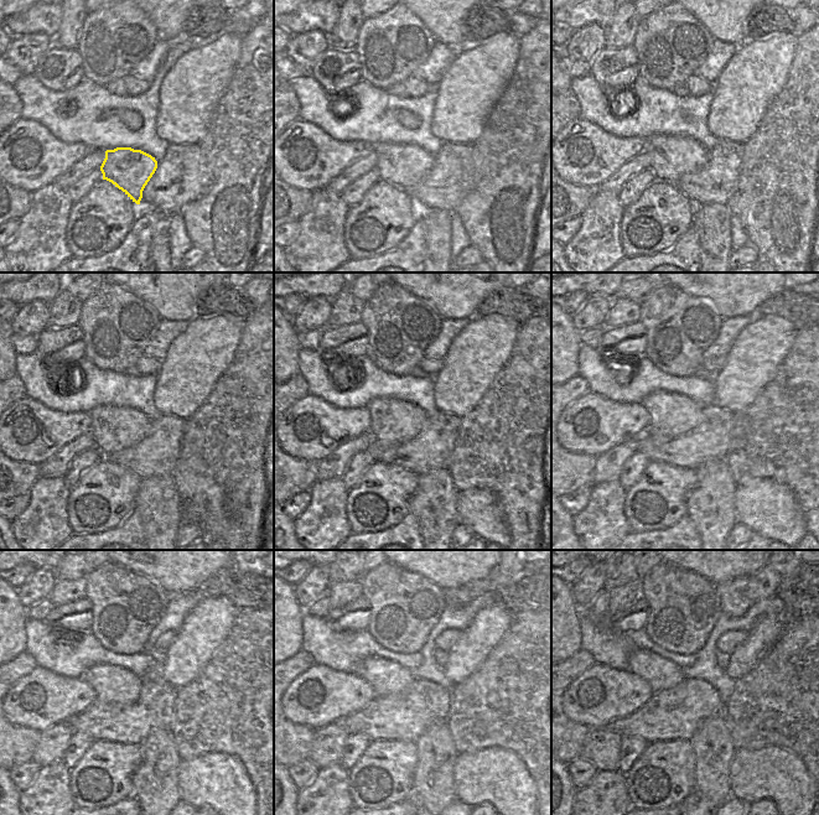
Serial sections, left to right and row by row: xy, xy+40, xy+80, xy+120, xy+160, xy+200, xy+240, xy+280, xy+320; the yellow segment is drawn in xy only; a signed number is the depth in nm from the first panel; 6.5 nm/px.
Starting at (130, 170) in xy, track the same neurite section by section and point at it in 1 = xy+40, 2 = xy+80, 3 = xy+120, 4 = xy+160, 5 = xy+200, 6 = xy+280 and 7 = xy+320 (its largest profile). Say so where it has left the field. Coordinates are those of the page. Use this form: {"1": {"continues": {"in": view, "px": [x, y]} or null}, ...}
{"1": {"continues": {"in": "xy+40", "px": [404, 166]}}, "2": {"continues": {"in": "xy+80", "px": [673, 155]}}, "3": {"continues": {"in": "xy+120", "px": [114, 429]}}, "4": {"continues": {"in": "xy+160", "px": [393, 421]}}, "5": {"continues": {"in": "xy+200", "px": [672, 415]}}, "6": {"continues": {"in": "xy+280", "px": [385, 678]}}, "7": {"continues": {"in": "xy+320", "px": [661, 674]}}}

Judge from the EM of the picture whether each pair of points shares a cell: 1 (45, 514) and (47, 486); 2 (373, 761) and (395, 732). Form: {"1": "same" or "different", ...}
{"1": "same", "2": "different"}

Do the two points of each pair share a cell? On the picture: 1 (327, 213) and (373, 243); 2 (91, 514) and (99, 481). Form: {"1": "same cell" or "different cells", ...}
{"1": "different cells", "2": "same cell"}

